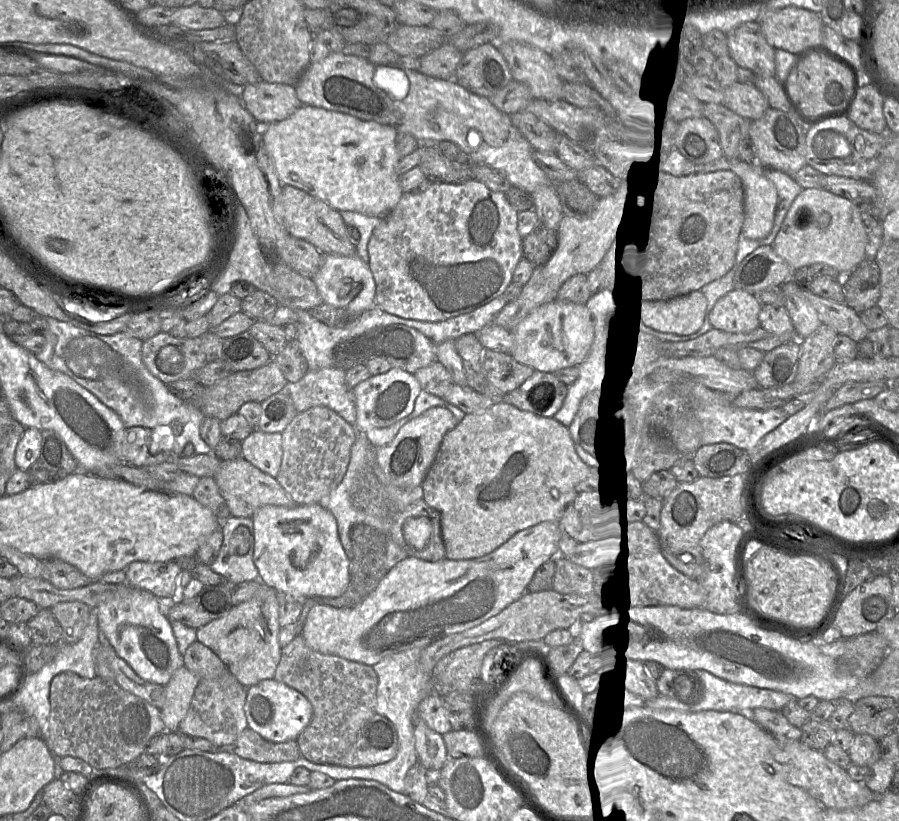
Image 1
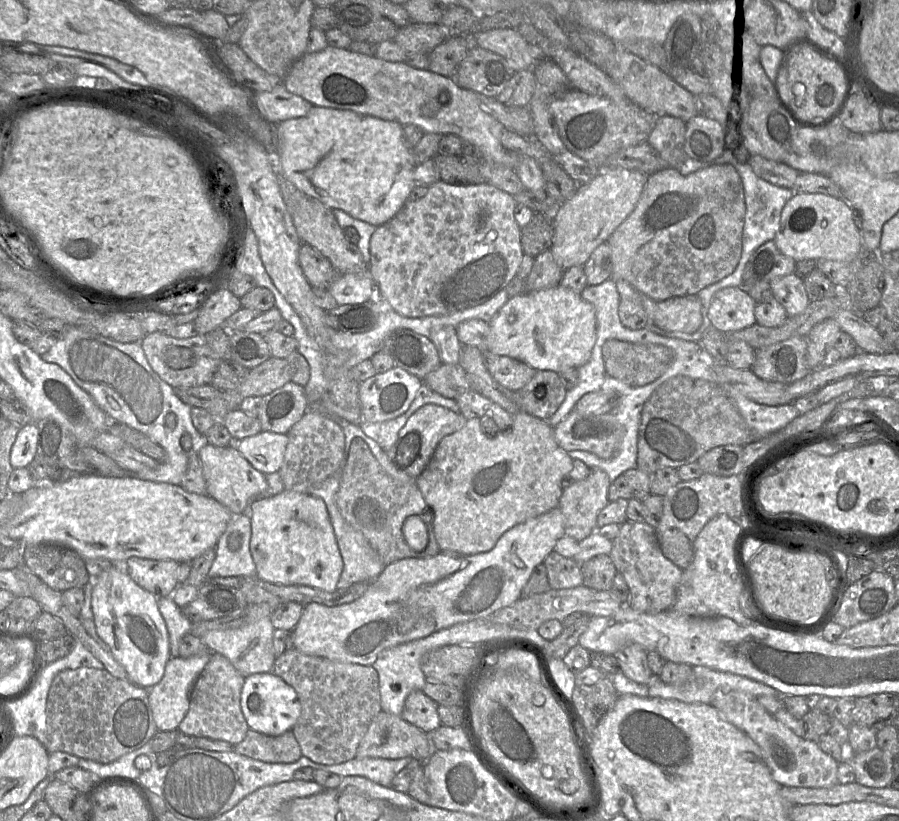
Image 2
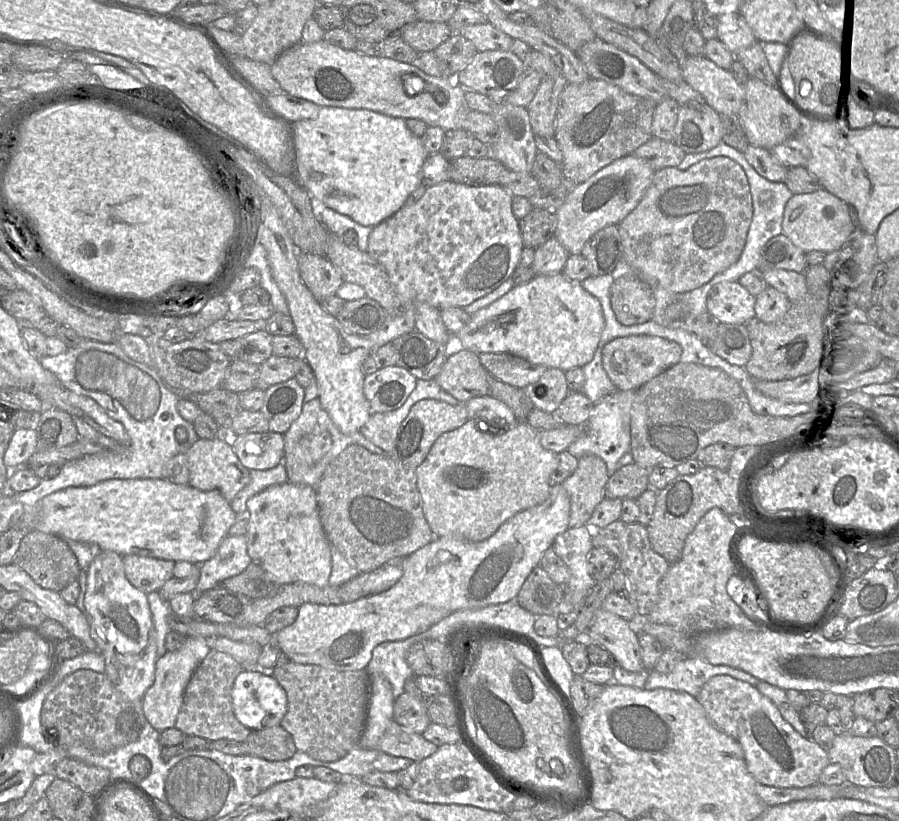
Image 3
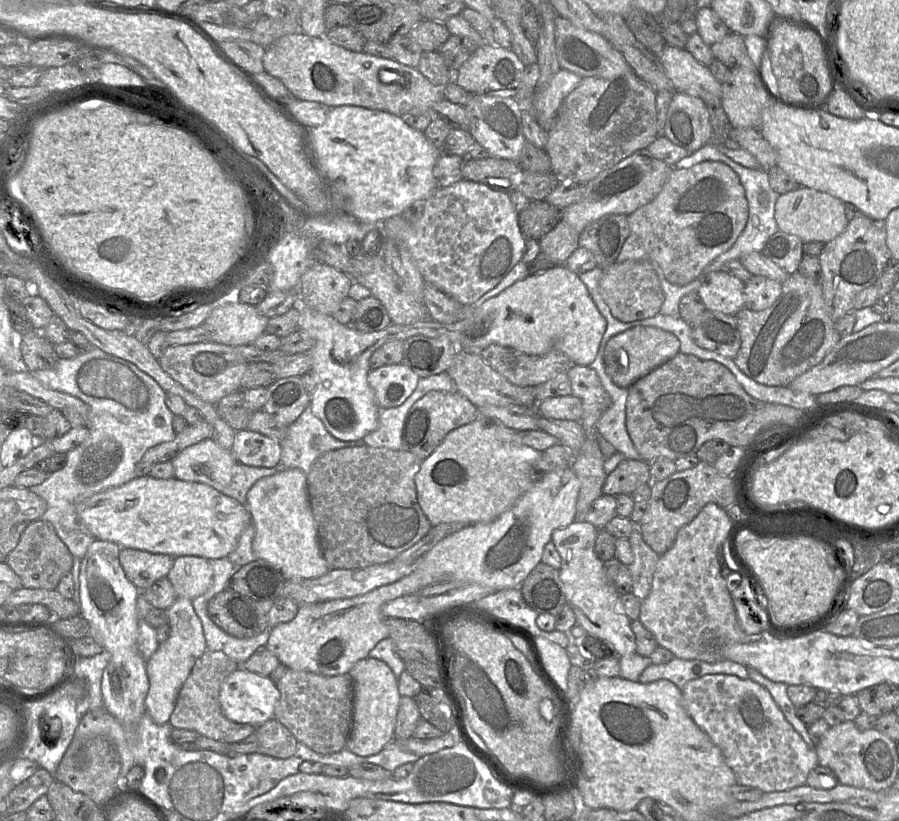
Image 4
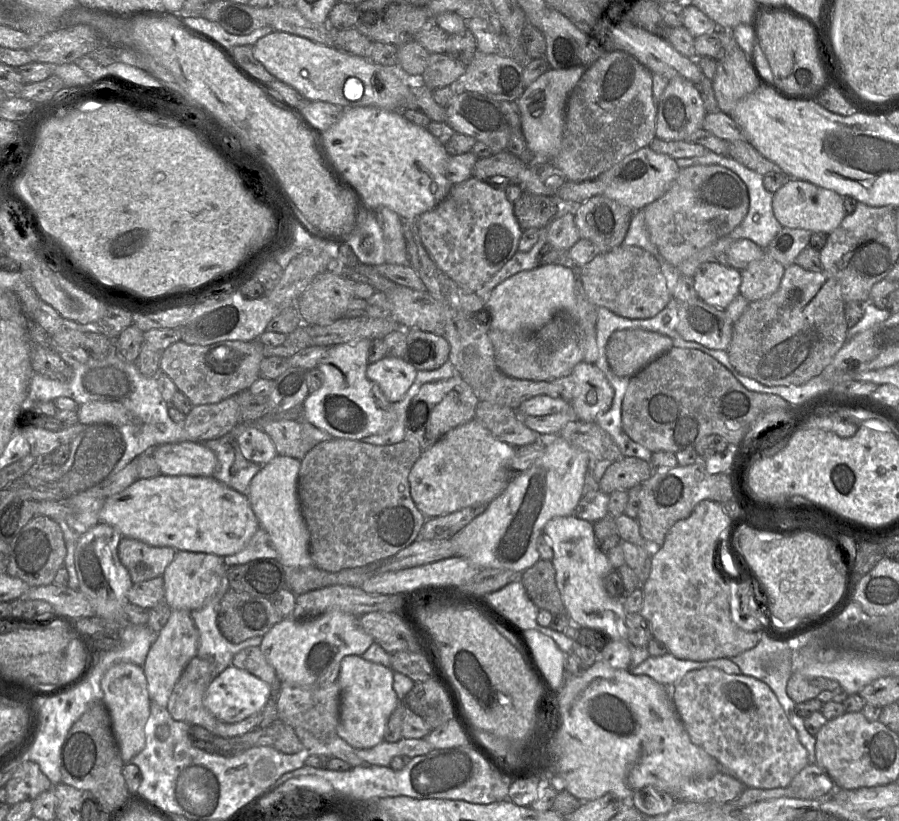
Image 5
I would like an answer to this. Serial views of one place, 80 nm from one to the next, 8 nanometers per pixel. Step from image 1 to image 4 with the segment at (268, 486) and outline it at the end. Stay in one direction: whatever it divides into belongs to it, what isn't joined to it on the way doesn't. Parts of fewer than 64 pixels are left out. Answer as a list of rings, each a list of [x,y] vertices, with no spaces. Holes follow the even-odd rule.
[[[208,438],[185,448],[171,462],[175,478],[204,483],[221,492],[230,483],[232,469],[238,461],[232,451]]]

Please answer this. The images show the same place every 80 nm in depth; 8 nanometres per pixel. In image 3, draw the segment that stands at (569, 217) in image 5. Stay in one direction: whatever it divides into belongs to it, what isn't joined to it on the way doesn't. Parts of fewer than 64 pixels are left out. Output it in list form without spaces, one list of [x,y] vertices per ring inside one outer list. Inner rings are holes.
[[[553,236],[535,249],[535,258],[532,264],[534,276],[552,276],[562,273],[568,257],[569,253]]]

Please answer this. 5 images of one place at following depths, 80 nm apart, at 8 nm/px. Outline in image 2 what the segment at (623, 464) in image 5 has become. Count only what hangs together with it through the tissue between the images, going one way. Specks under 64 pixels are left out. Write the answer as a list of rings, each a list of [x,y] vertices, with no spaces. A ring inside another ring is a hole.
[[[638,468],[625,471],[611,482],[609,501],[638,499],[643,501],[651,493],[650,476]]]

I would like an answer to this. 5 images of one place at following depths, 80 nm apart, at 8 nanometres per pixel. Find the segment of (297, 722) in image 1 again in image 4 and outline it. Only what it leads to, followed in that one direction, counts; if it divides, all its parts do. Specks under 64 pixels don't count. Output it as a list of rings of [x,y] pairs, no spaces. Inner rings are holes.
[[[239,667],[222,683],[219,703],[226,718],[236,723],[260,726],[274,717],[274,710],[280,698],[280,692],[269,676],[262,676]]]

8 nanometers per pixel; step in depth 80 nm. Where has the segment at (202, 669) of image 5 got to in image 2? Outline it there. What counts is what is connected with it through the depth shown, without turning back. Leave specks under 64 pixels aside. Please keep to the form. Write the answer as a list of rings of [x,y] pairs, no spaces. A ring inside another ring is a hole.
[[[211,653],[208,663],[190,690],[189,709],[178,731],[190,736],[227,741],[233,746],[243,741],[250,729],[240,704],[244,680],[245,677],[226,657]]]

